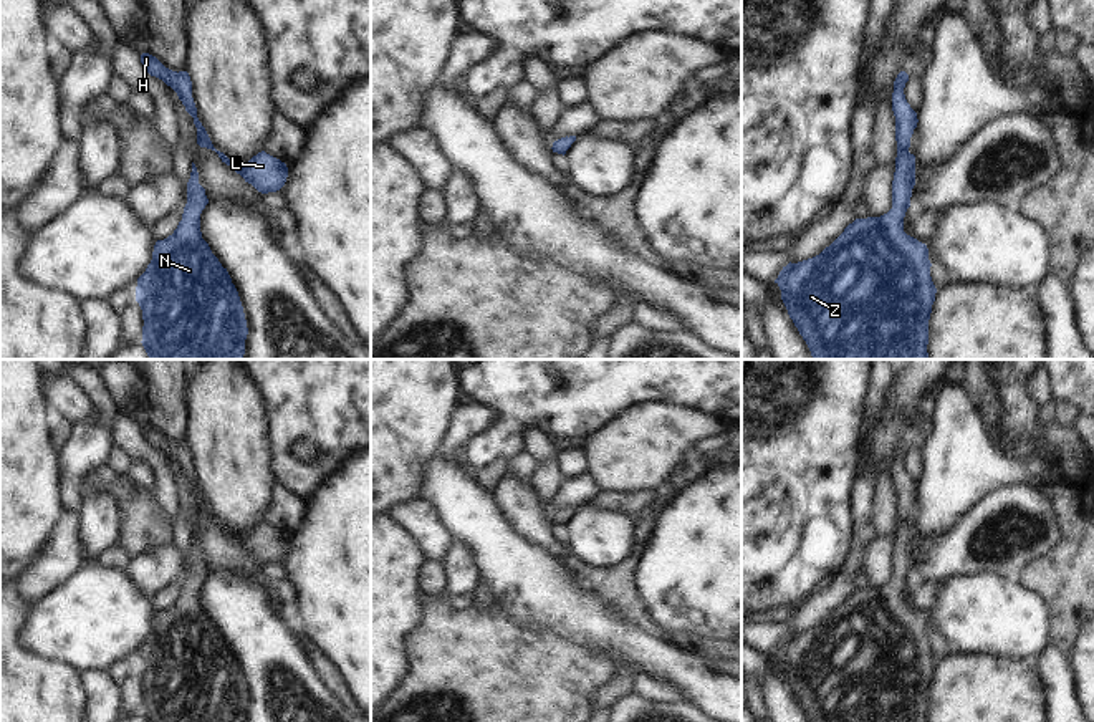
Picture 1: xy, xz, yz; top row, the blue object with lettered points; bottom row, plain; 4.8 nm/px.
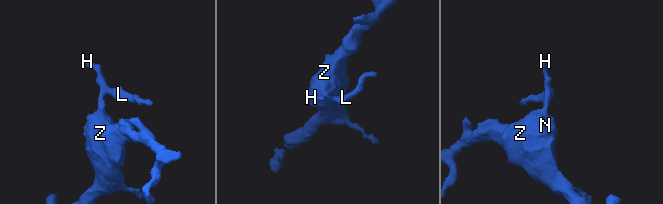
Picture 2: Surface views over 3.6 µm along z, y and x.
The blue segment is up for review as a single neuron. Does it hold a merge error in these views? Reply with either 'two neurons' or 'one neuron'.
one neuron

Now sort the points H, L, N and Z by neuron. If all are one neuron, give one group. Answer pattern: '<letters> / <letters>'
H L N Z

